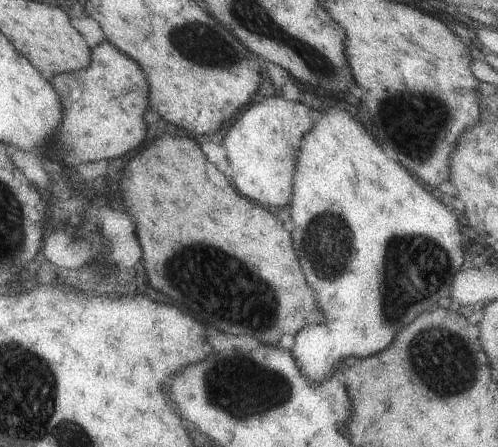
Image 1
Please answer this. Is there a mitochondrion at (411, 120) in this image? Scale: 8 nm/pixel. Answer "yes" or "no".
yes

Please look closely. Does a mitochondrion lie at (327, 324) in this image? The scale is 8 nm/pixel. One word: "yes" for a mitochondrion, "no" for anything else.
no

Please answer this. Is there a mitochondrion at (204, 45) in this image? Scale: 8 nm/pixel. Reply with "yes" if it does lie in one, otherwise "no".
yes

